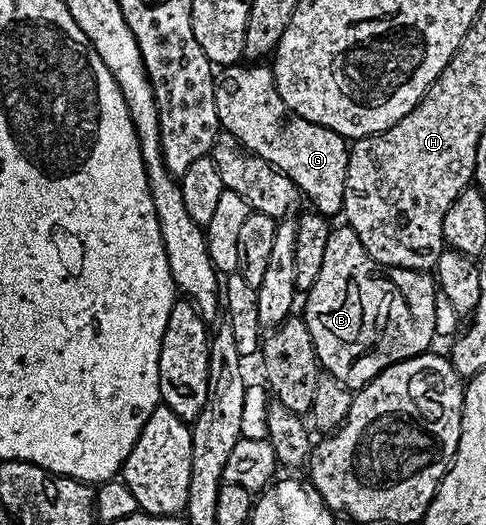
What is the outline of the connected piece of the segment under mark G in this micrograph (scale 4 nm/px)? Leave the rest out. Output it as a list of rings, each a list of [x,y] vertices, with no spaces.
[[[240,62],[226,65],[215,77],[215,105],[220,129],[253,154],[265,158],[265,162],[285,173],[299,188],[306,203],[307,200],[311,203],[308,205],[314,211],[328,218],[334,218],[335,215],[338,217],[342,213],[345,202],[345,174],[349,166],[348,141],[341,134],[291,112],[289,106],[285,106],[281,94],[277,94],[274,71],[266,63]]]

